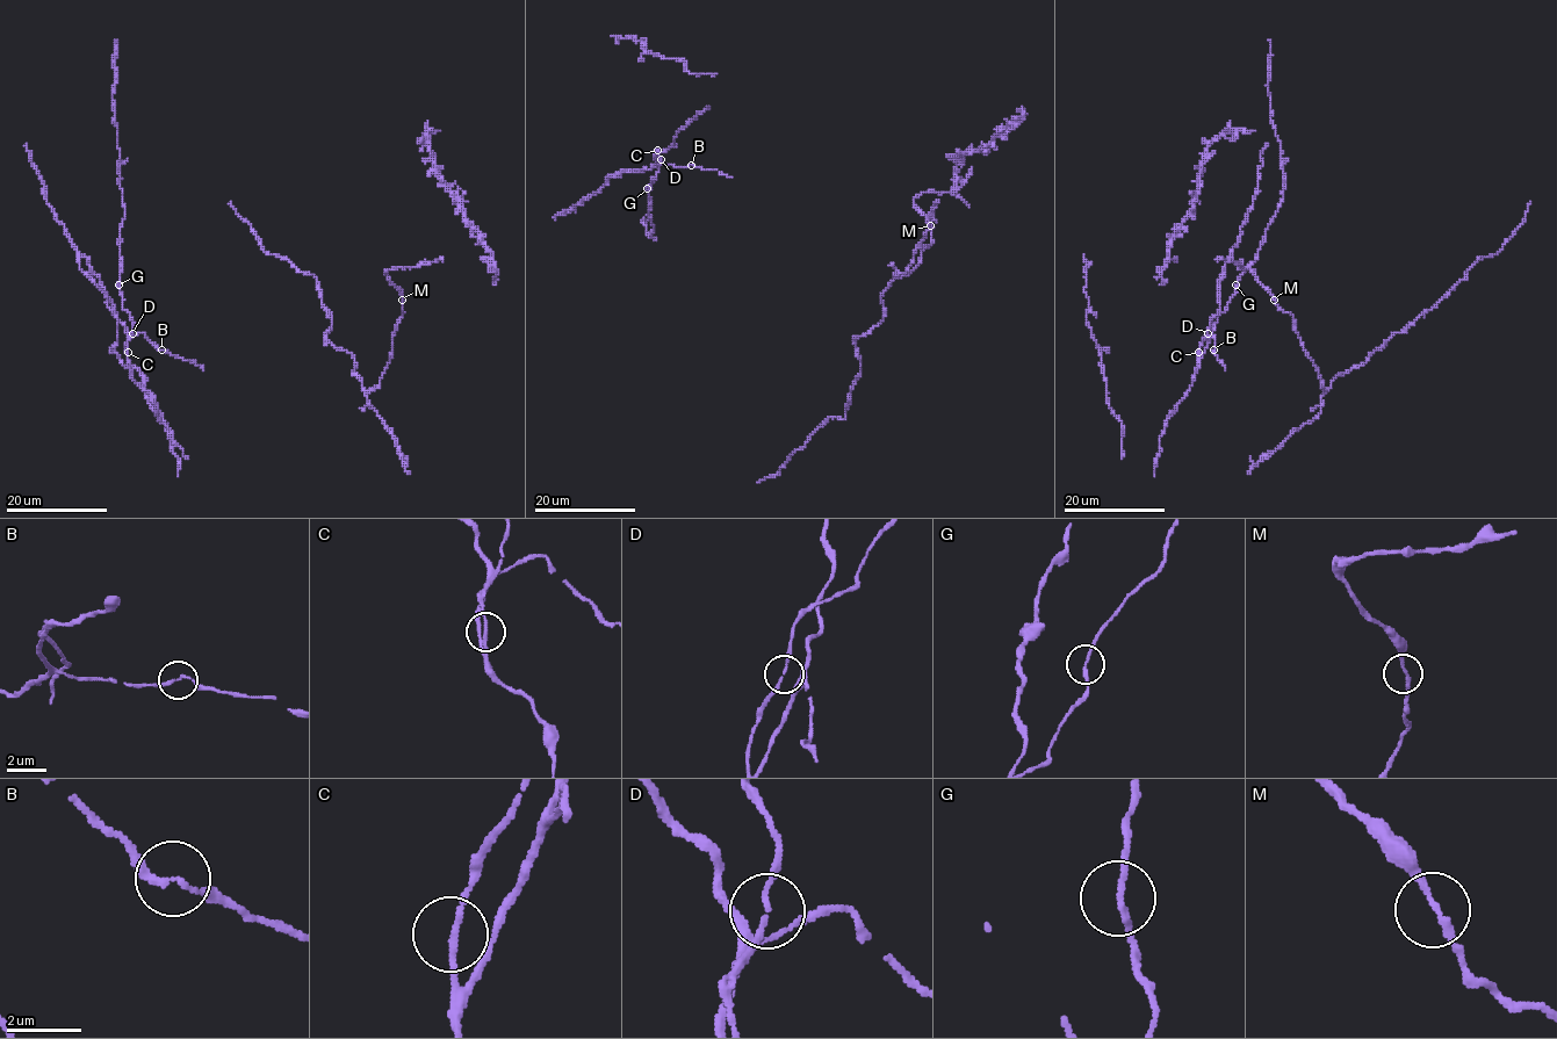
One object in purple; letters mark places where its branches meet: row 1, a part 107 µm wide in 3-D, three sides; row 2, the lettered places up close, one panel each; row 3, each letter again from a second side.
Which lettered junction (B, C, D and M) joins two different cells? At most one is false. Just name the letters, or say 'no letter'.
no letter

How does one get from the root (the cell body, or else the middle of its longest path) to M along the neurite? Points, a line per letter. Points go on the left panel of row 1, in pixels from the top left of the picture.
M: (361, 408), (368, 405), (366, 394), (379, 383), (391, 355), (391, 338), (403, 315), (402, 300)

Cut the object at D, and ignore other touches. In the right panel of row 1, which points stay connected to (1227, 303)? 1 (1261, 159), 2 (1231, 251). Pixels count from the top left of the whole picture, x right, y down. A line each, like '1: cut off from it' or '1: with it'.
1: cut off from it
2: cut off from it

